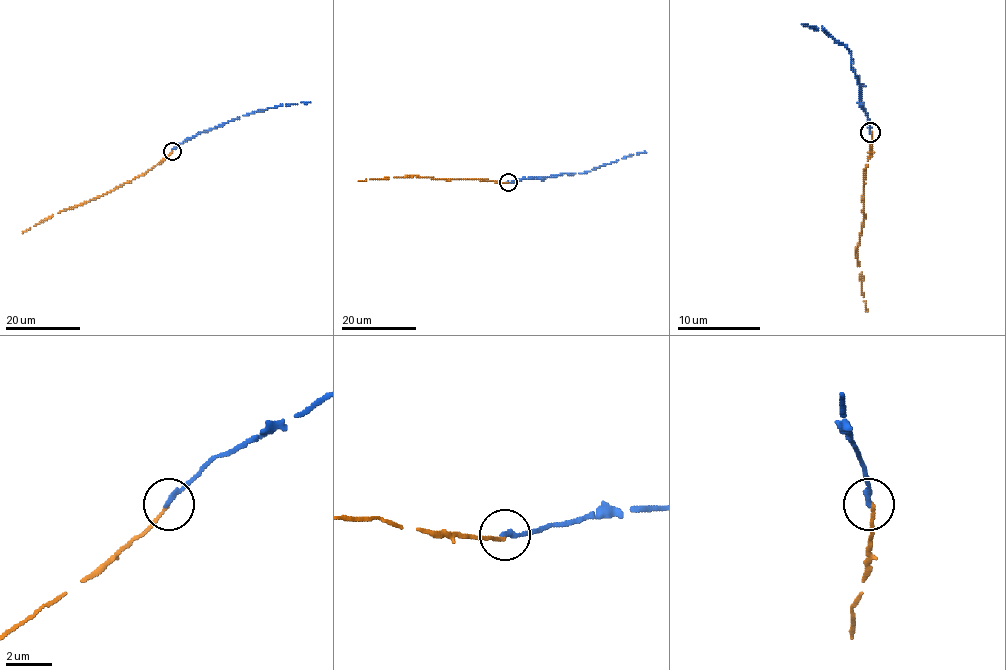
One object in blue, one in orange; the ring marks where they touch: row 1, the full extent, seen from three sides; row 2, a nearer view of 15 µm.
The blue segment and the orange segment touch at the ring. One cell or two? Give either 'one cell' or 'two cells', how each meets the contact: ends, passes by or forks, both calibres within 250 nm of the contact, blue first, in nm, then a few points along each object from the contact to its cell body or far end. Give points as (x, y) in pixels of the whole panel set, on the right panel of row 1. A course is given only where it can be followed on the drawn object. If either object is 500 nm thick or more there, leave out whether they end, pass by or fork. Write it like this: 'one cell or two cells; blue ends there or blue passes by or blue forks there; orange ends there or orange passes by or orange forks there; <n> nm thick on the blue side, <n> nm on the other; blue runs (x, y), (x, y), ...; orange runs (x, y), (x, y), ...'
two cells; blue ends there; orange ends there; 200 nm thick on the blue side, 110 nm on the other; blue runs (870, 131), (861, 88), (851, 67), (851, 53), (822, 28), (803, 24); orange runs (872, 131), (872, 150), (863, 169), (863, 224), (855, 251), (861, 272), (861, 294), (867, 311)

